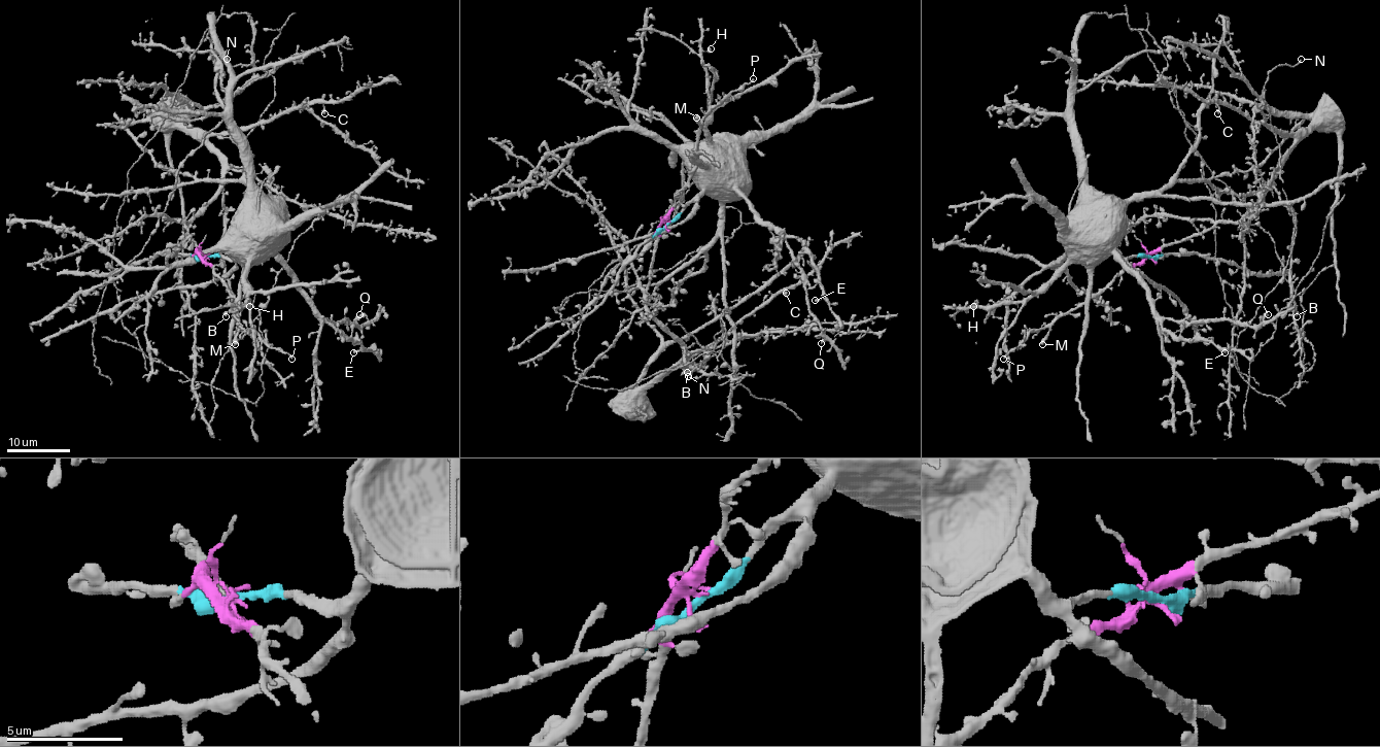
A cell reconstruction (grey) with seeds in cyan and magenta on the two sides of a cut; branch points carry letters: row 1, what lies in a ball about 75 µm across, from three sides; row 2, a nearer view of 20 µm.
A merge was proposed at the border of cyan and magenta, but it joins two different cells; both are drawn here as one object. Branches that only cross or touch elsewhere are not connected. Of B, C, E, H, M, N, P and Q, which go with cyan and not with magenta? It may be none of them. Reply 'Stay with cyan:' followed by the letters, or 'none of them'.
Stay with cyan: E, H, Q

